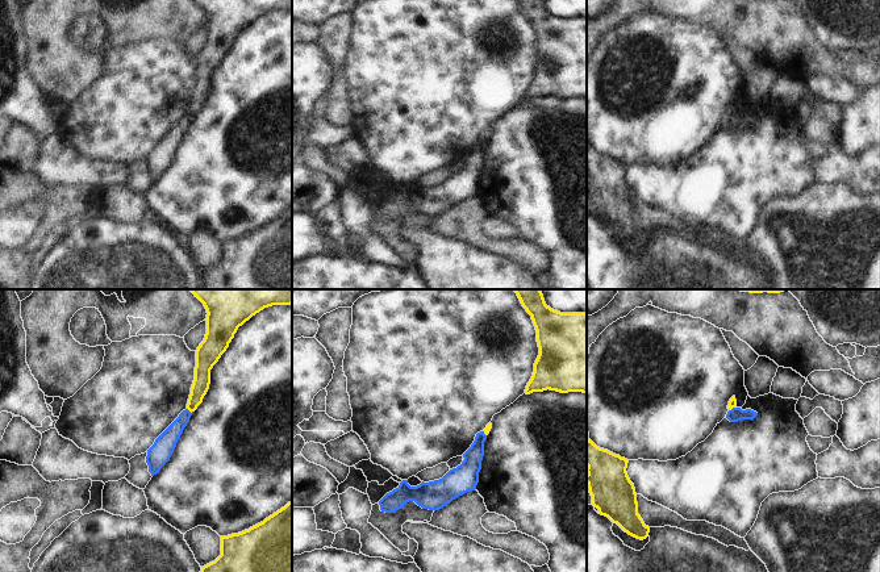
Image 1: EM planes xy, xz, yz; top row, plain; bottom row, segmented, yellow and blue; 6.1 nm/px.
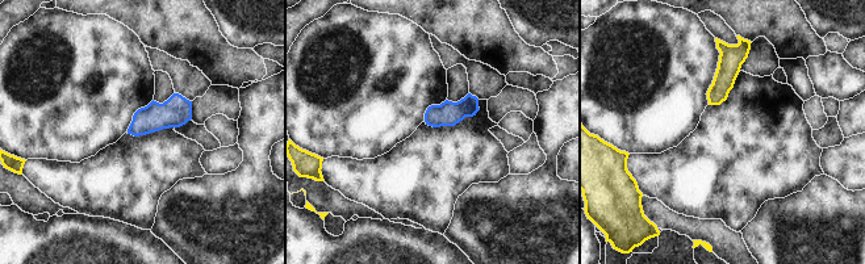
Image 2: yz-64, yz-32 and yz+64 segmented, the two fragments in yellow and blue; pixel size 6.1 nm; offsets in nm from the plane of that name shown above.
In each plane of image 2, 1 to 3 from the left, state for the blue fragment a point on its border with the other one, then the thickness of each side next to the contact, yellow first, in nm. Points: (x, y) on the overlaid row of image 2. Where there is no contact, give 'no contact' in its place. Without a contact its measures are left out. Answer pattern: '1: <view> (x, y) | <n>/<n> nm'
1: no contact
2: no contact
3: no contact

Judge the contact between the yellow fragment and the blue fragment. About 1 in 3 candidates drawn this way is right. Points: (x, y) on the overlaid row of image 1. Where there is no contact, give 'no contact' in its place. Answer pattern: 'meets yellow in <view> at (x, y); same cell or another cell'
meets yellow in xy at (188, 409); another cell

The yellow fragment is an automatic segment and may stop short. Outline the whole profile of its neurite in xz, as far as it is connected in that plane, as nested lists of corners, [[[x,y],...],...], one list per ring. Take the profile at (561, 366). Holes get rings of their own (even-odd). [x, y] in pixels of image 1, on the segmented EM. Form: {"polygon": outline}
{"polygon": [[[513,289],[531,316],[537,330],[539,355],[525,393],[556,391],[587,393],[587,313],[560,313],[546,305],[541,289]]]}

